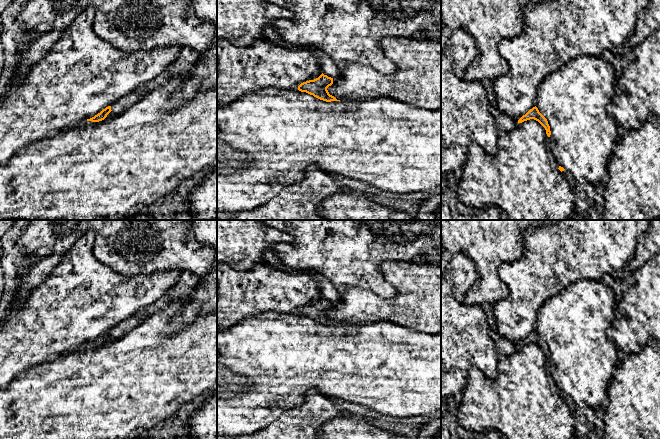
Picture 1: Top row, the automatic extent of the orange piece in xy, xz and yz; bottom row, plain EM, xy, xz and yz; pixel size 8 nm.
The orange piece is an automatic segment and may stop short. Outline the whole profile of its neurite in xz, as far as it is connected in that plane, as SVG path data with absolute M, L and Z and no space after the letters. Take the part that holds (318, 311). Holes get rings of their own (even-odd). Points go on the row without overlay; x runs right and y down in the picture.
M311 270L309 273L316 282L322 294L322 298L314 304L301 307L298 310L298 314L313 319L314 321L326 326L340 325L330 319L327 314L327 312L333 308L333 304L341 297L340 287L335 286L317 271Z

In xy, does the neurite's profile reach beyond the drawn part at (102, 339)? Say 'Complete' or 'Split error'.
Split error

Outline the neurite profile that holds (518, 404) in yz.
M530 343L518 347L509 356L499 358L498 375L493 380L478 368L472 368L466 389L462 393L462 401L454 408L454 419L468 432L483 434L494 430L506 439L574 439L574 417L562 396L550 390L547 381L548 364L545 352L538 345Z

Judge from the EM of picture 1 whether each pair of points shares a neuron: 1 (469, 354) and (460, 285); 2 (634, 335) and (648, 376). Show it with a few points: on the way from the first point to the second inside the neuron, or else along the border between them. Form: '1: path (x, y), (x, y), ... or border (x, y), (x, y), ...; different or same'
1: path (458, 337), (458, 302); same
2: border (649, 340), (638, 352), (630, 353), (627, 356); different

